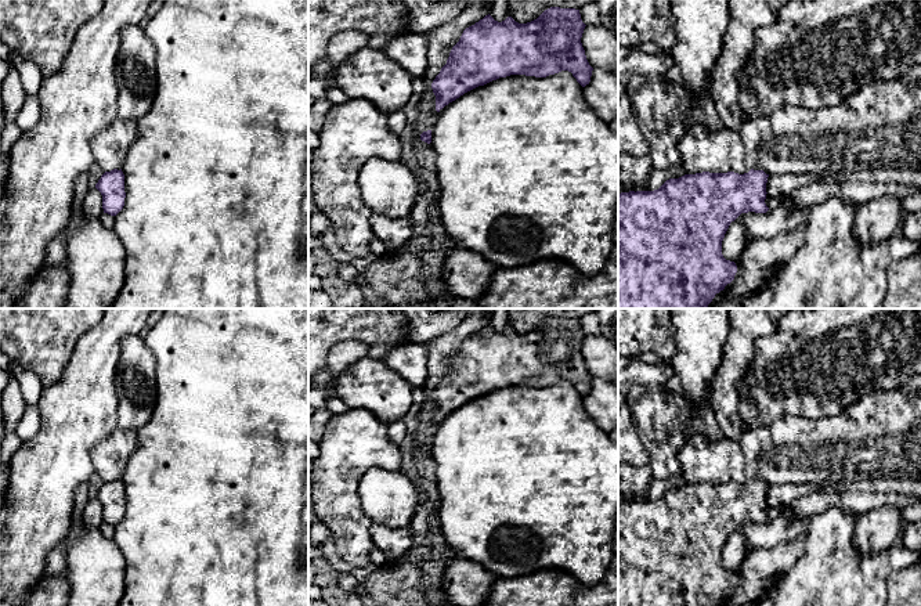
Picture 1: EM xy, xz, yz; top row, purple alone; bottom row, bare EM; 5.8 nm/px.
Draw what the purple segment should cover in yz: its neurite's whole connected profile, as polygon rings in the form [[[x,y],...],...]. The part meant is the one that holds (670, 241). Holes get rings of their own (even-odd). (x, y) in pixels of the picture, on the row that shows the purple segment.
[[[751,169],[748,173],[696,173],[685,174],[679,178],[667,180],[654,191],[629,191],[618,194],[618,309],[708,309],[716,293],[725,289],[734,279],[737,266],[734,261],[726,260],[722,255],[722,241],[732,221],[741,213],[755,212],[766,213],[769,208],[766,199],[766,183],[769,174],[763,170]]]

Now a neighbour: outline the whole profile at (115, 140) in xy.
[[[116,118],[93,140],[91,149],[104,172],[120,170],[129,147],[137,137],[137,122]]]

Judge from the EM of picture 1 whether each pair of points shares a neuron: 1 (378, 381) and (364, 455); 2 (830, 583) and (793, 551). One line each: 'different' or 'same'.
1: different
2: different

